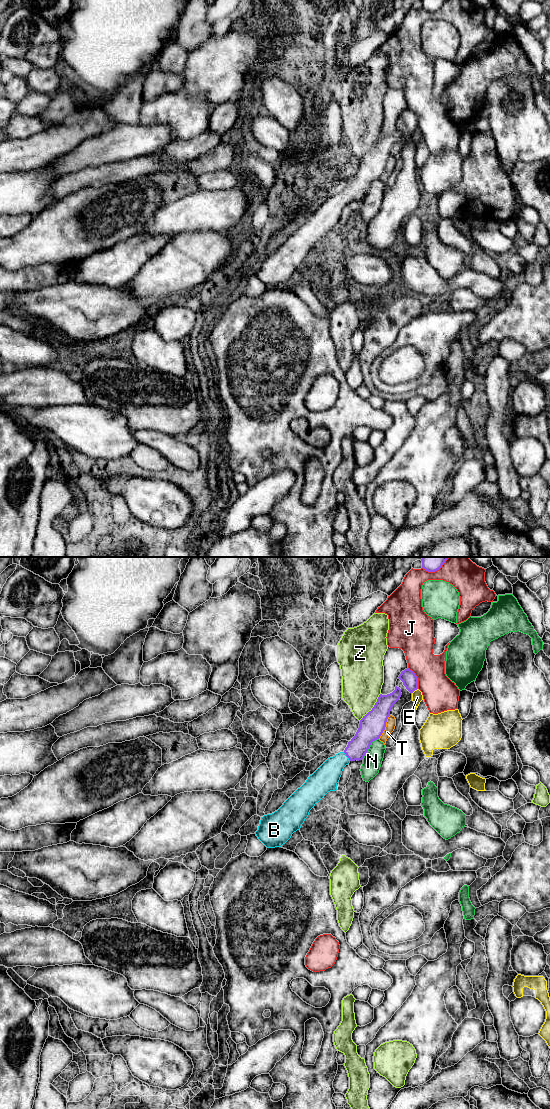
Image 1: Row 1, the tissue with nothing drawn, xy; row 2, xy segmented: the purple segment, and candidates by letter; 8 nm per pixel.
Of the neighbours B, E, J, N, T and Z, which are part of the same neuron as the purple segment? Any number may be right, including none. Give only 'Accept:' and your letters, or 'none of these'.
Accept: B

